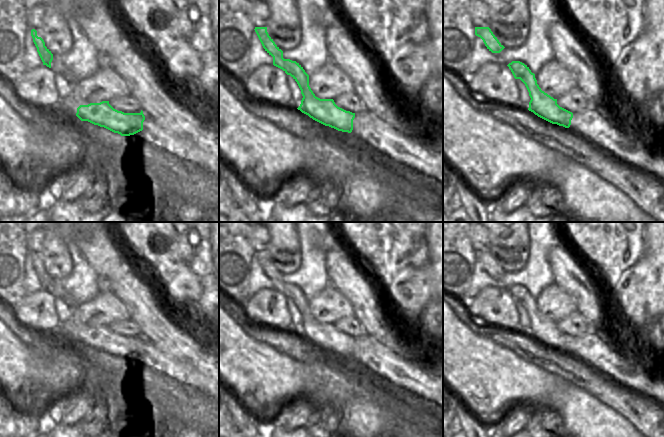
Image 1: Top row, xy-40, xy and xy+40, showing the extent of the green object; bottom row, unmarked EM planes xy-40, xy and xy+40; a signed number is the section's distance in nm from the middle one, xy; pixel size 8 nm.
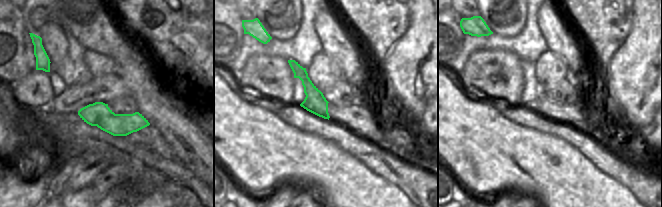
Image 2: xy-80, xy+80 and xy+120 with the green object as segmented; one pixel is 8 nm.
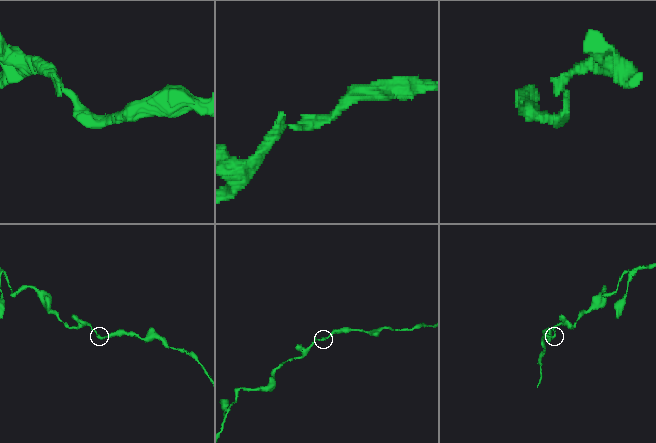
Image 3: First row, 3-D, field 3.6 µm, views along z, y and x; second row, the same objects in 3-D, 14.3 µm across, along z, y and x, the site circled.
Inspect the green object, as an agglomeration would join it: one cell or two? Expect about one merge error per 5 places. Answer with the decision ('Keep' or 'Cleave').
Keep.

